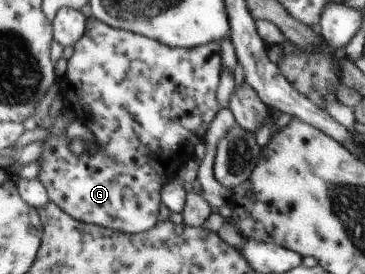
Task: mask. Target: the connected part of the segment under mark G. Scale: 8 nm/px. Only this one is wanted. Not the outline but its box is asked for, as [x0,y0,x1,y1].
[39,16,224,234]

